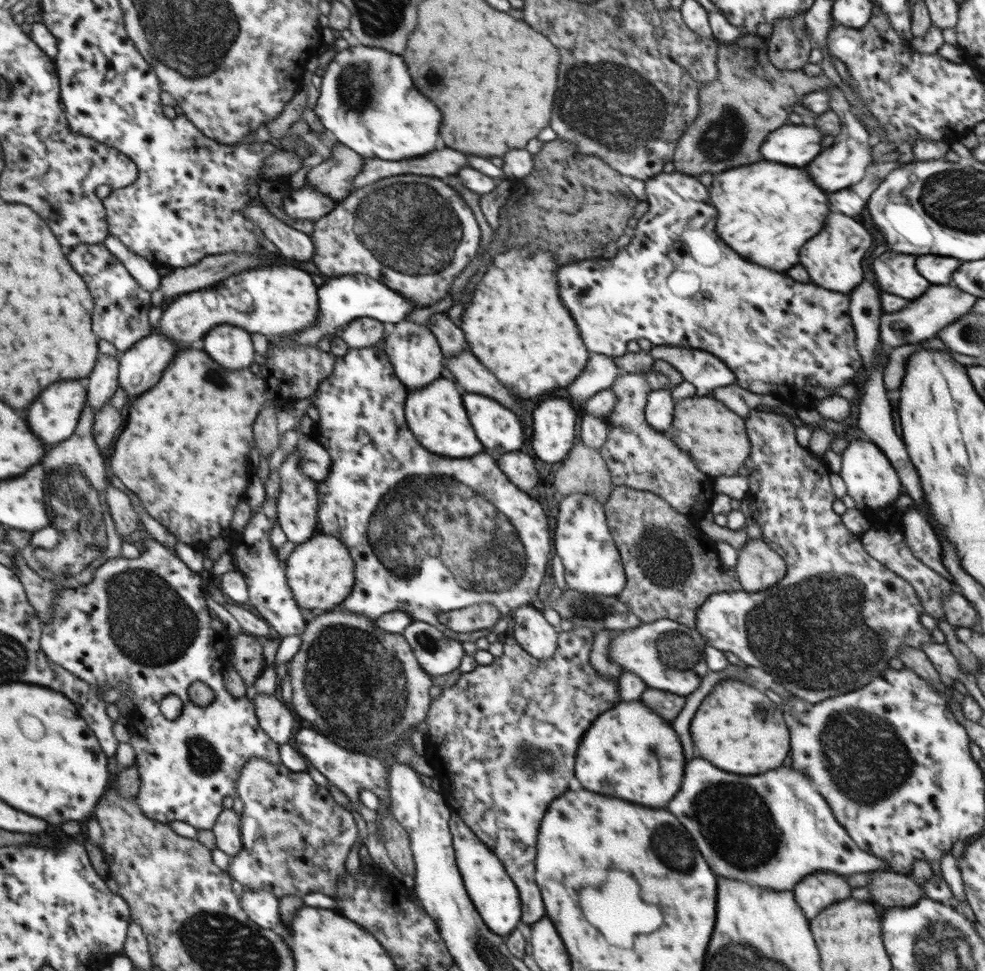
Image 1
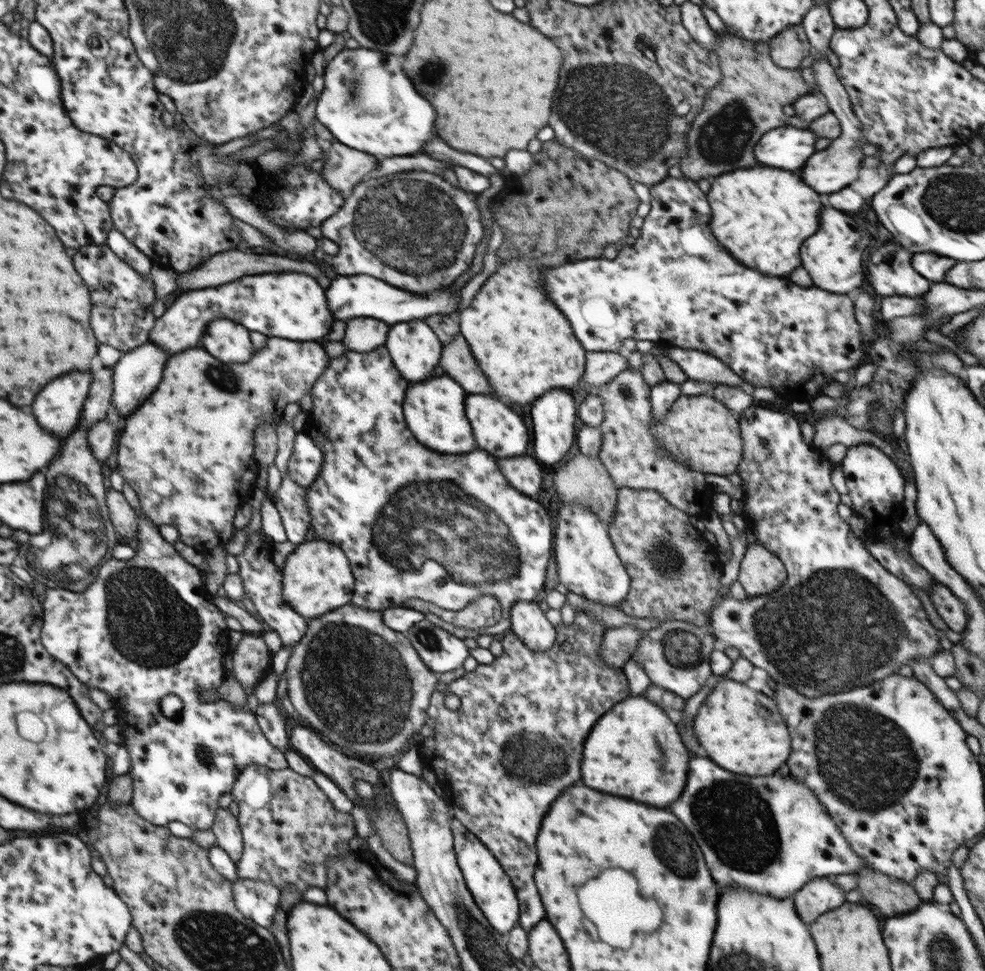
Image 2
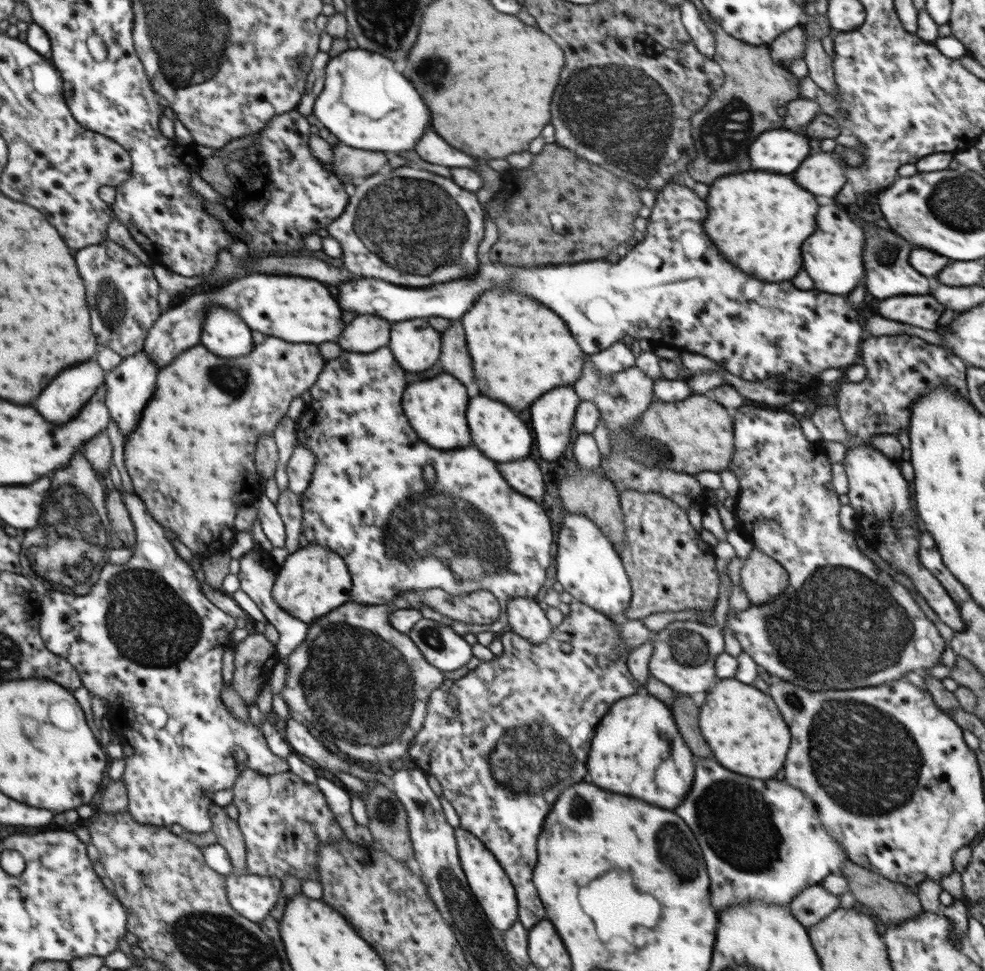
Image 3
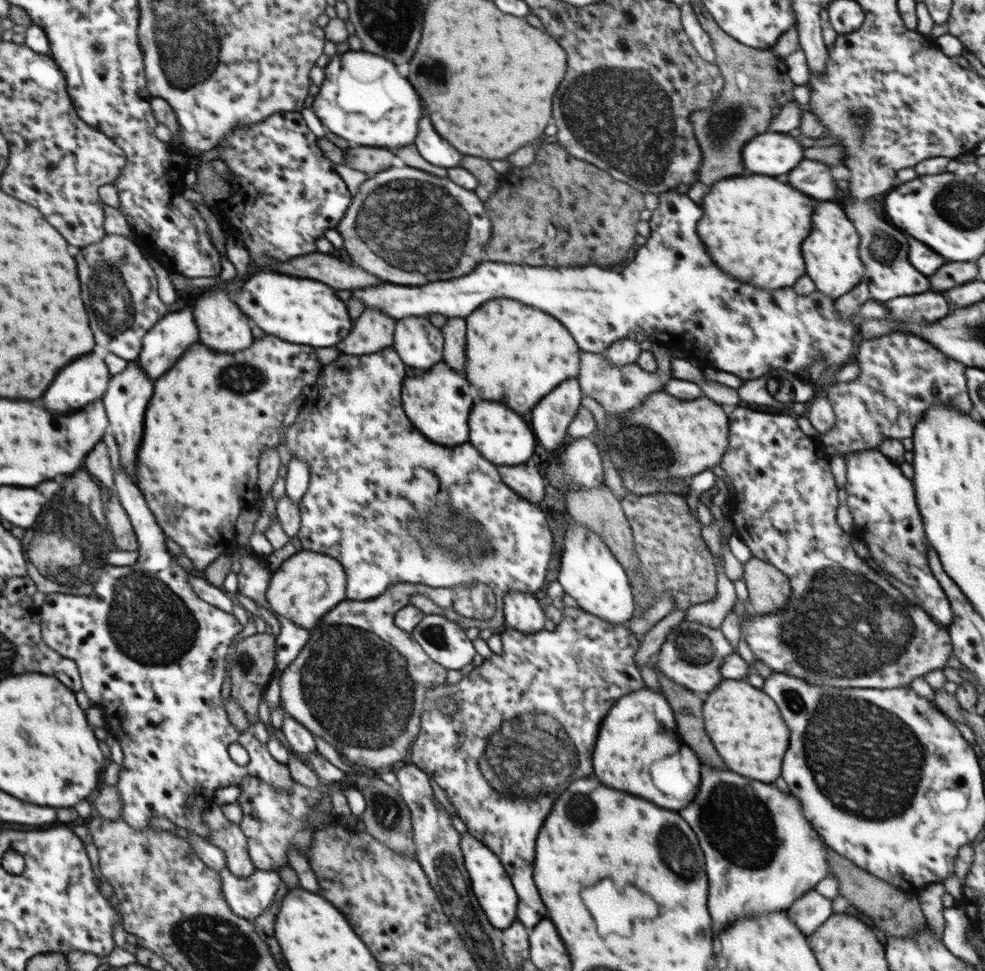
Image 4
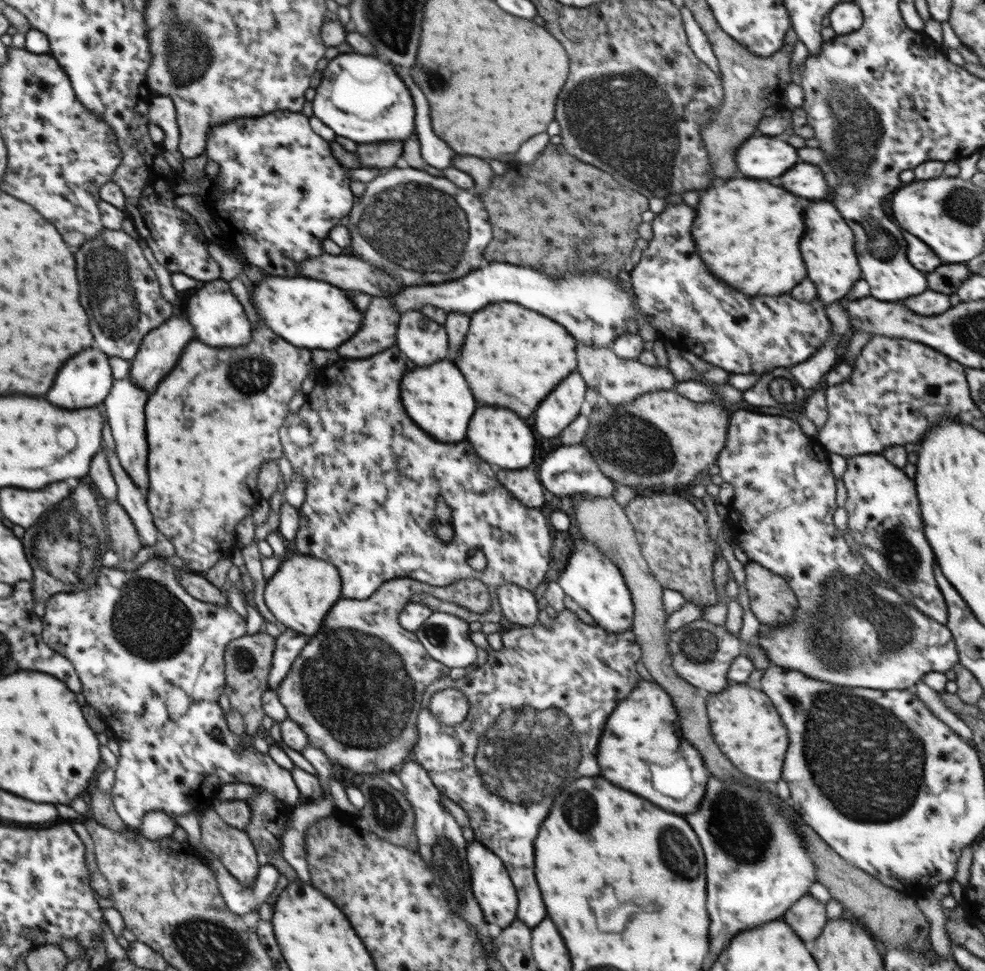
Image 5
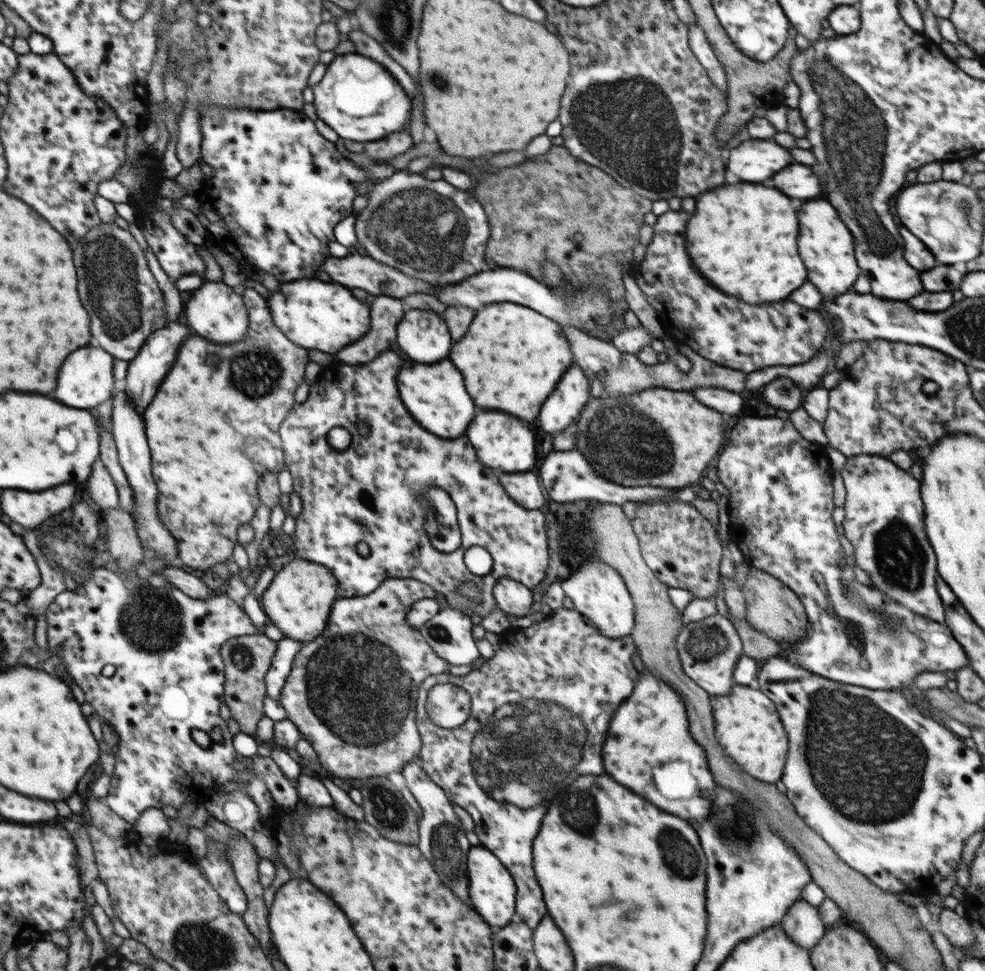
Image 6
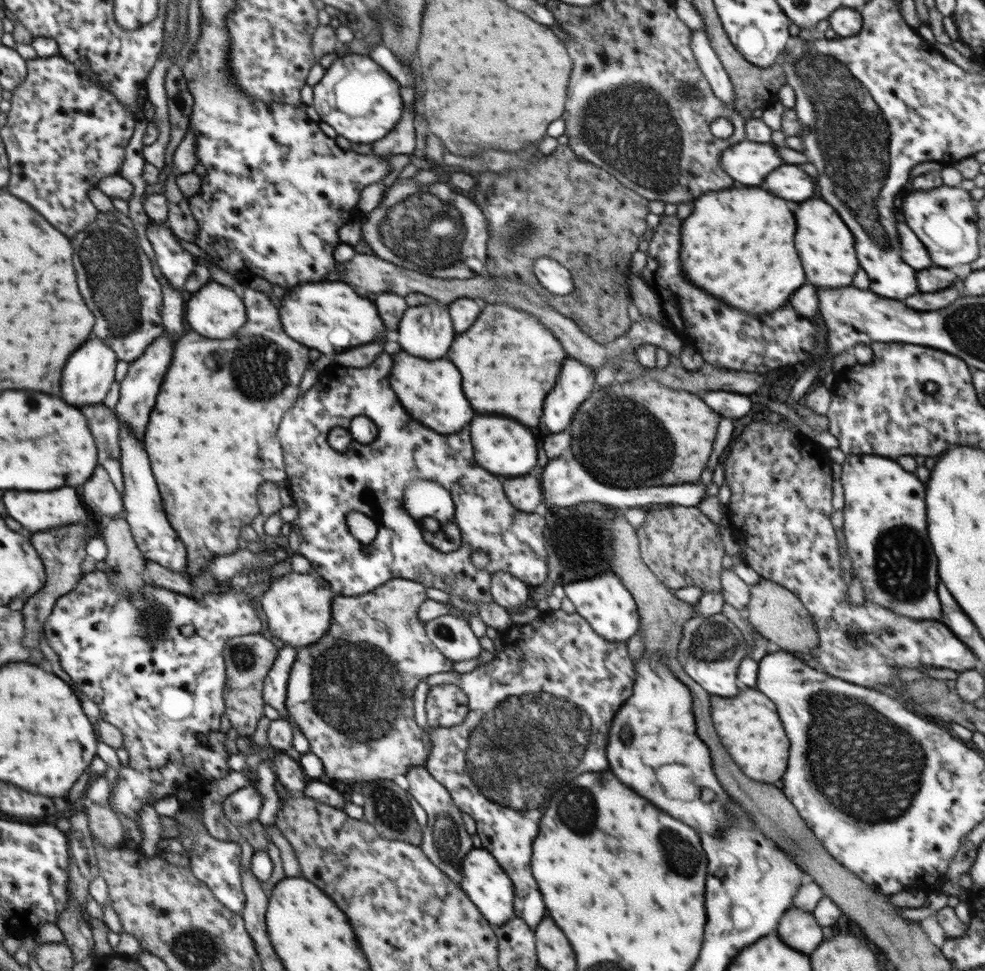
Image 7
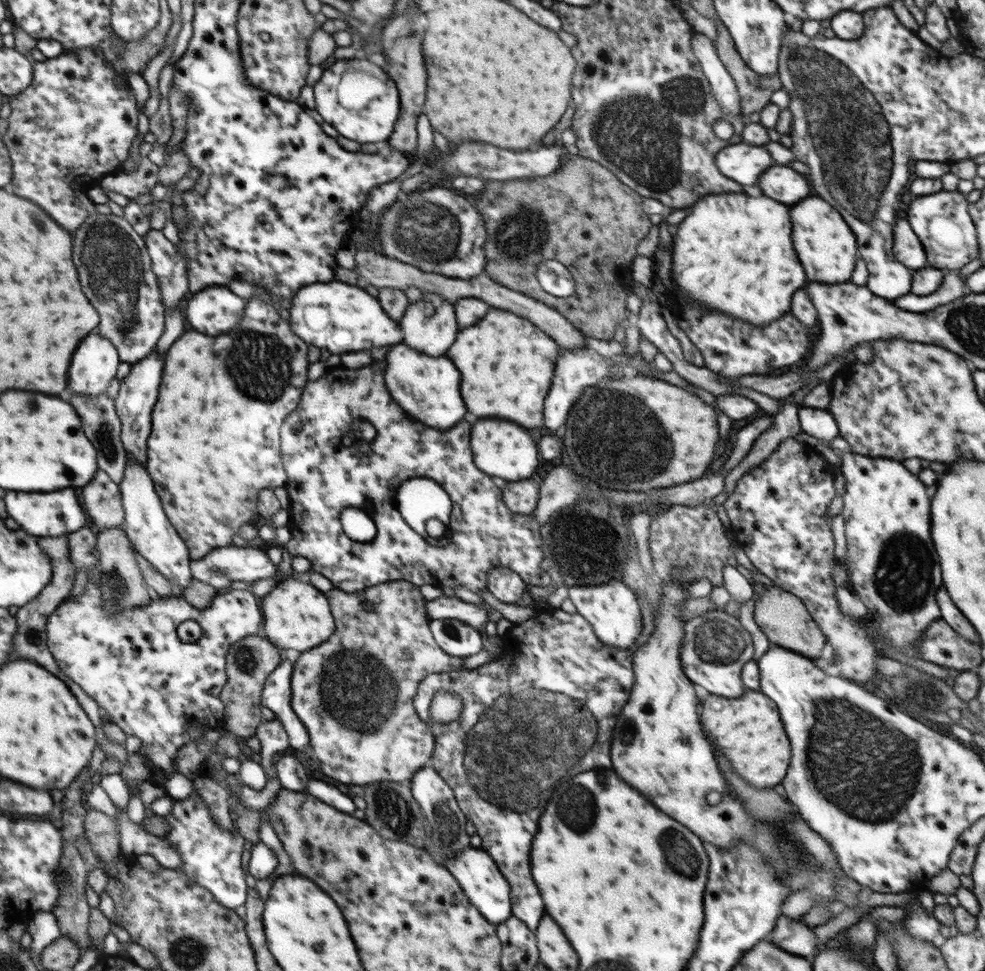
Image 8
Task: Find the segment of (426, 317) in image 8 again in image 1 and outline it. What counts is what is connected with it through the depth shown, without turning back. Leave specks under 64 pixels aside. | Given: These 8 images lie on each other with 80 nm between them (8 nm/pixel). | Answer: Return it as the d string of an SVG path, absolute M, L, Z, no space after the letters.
M404 319L397 322L394 331L385 338L385 351L392 363L395 375L402 380L408 391L426 388L433 380L441 377L443 352L434 333L427 325Z

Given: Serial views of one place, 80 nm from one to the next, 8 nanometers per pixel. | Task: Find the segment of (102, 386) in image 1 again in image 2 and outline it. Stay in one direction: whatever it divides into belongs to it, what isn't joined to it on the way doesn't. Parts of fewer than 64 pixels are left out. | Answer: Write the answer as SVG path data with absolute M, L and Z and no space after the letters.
M98 366L93 371L93 384L90 385L88 401L78 426L90 429L106 419L106 412L110 408L110 396L114 394L111 367Z

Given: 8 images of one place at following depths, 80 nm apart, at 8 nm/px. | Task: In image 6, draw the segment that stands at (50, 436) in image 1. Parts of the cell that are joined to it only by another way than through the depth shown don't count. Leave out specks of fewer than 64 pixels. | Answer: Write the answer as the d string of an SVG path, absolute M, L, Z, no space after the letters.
M96 344L83 346L74 354L70 354L70 358L66 358L66 366L62 366L62 382L58 382L58 403L82 409L95 409L110 399L113 396L116 378L115 359L113 354Z

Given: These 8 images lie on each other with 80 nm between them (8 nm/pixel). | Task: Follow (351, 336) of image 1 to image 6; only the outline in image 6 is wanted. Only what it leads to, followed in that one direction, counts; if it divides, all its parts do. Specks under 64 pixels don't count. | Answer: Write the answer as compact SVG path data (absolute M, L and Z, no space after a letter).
M380 295L372 304L372 332L358 342L348 344L334 355L336 360L350 365L366 364L396 342L397 326L407 309L407 302Z

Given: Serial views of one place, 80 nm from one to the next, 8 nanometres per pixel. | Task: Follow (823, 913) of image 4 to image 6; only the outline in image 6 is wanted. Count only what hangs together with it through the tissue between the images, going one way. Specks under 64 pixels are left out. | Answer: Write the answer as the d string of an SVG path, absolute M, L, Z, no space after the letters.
M802 900L787 910L780 926L794 943L806 950L813 948L824 937L828 927L822 922L818 907Z

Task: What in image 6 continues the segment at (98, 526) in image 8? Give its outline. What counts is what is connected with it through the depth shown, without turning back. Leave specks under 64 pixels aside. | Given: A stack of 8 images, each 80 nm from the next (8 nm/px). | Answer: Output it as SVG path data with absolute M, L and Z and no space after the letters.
M102 461L94 463L92 476L88 478L88 494L100 506L102 514L110 508L119 508L119 494L108 469Z

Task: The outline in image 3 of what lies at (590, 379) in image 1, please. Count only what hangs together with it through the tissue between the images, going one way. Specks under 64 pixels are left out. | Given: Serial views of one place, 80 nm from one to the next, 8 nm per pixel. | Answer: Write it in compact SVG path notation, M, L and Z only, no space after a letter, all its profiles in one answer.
M624 341L614 343L598 354L590 354L589 359L603 377L622 372L622 370L630 368L636 362L633 350Z

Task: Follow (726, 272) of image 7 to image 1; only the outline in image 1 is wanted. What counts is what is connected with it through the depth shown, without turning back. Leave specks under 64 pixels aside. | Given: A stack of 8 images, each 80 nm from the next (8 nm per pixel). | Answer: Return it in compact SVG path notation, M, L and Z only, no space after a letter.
M760 161L715 173L708 190L718 211L715 226L718 236L742 258L778 272L798 264L796 252L824 228L824 216L830 210L828 196L810 182L802 168L774 162Z

